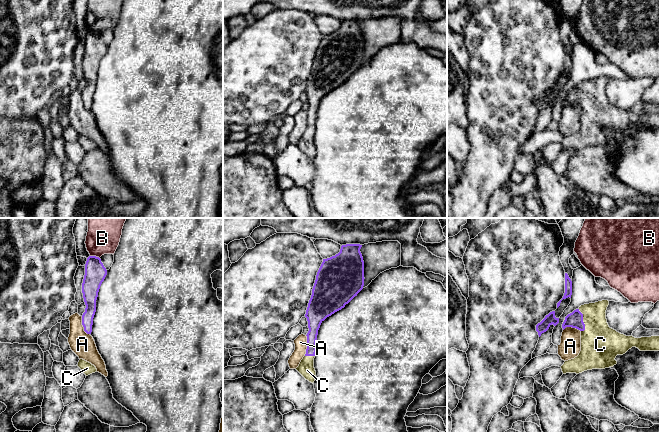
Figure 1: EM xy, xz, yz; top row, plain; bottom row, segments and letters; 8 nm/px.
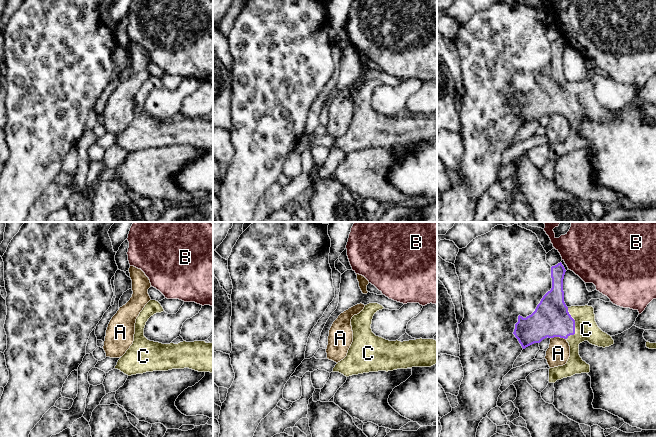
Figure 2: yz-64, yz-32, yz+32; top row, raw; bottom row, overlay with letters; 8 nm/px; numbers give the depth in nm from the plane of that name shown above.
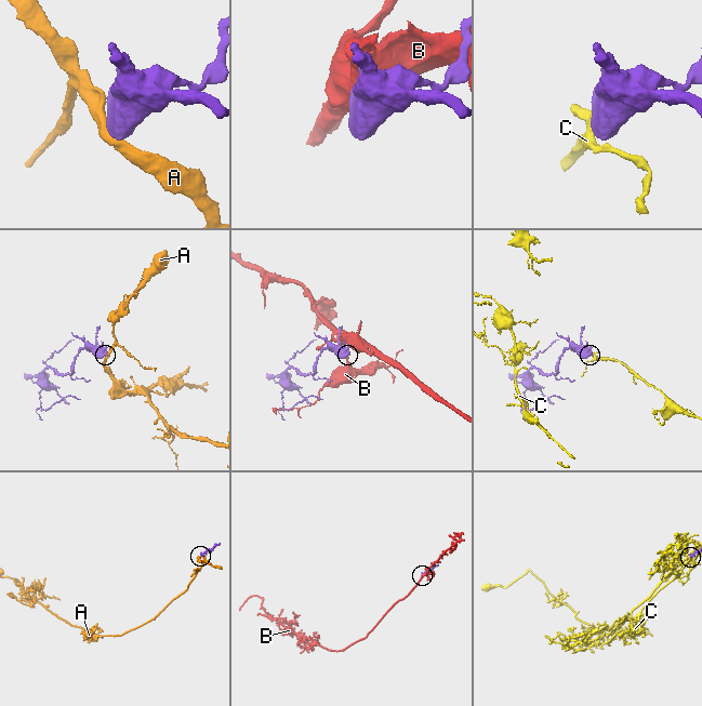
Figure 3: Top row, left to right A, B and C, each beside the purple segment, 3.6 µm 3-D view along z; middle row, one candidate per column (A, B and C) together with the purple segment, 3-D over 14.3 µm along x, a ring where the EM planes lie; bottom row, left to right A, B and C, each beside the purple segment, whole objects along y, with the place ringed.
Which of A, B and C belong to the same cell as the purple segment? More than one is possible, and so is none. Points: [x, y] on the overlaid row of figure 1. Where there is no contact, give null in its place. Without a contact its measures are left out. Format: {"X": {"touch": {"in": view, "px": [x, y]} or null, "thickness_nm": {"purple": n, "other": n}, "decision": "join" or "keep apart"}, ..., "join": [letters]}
{"A": {"touch": {"in": "xz", "px": [307, 345]}, "thickness_nm": {"purple": 150, "other": 100}, "decision": "keep apart"}, "B": {"touch": {"in": "xy", "px": [95, 256]}, "thickness_nm": {"purple": 170, "other": 280}, "decision": "keep apart"}, "C": {"touch": {"in": "yz", "px": [582, 320]}, "thickness_nm": {"purple": 130, "other": 320}, "decision": "join"}, "join": ["C"]}

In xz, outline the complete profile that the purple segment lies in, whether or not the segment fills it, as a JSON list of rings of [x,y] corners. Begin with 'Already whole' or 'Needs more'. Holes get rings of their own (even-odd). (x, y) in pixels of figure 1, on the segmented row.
Needs more. [[[342,245],[335,256],[323,259],[317,272],[305,317],[308,321],[306,354],[296,370],[314,383],[316,340],[321,323],[348,304],[364,286],[362,245]]]

